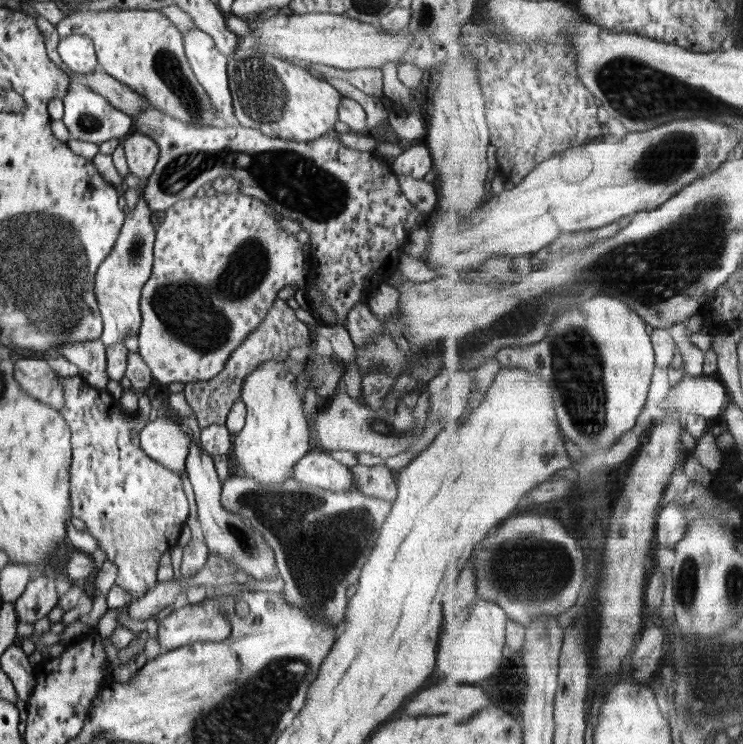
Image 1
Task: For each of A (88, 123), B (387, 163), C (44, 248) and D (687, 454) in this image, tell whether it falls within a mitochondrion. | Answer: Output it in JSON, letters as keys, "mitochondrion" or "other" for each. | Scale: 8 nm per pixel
{"A":"mitochondrion","B":"other","C":"mitochondrion","D":"other"}

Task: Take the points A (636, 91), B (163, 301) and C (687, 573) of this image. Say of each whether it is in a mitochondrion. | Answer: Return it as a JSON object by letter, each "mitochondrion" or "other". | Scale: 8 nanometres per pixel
{"A":"mitochondrion","B":"mitochondrion","C":"mitochondrion"}

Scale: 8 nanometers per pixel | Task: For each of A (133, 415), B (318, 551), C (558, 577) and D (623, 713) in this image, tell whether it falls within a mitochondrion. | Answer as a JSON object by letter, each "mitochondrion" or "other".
{"A":"other","B":"mitochondrion","C":"mitochondrion","D":"other"}

